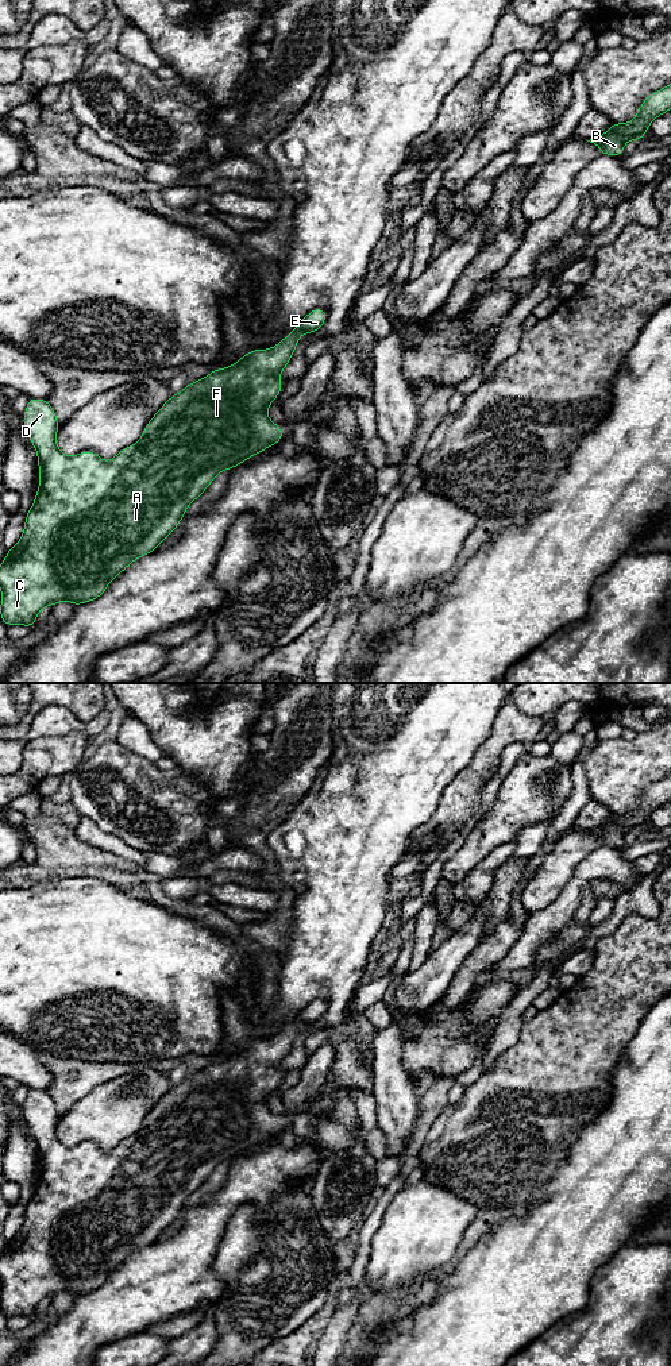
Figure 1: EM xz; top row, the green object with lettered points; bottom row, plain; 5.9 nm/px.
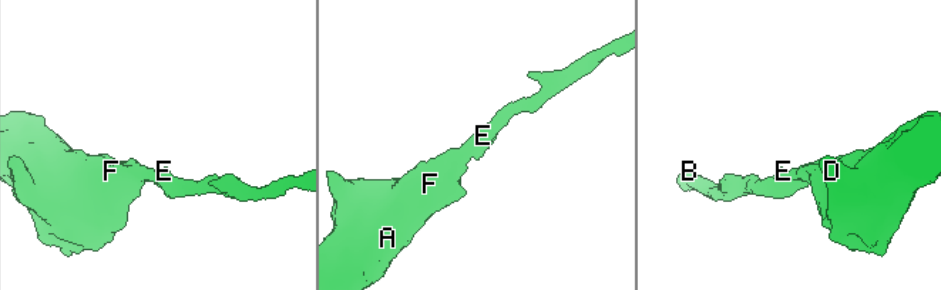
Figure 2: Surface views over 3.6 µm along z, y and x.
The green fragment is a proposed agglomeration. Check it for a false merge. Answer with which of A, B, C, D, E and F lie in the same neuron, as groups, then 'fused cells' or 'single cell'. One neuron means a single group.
groups A B C D E F; single cell

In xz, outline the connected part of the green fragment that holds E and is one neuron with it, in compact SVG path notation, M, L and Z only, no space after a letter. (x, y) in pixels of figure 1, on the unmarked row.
M311 1002L282 1033L273 1039L251 1041L238 1054L225 1060L213 1060L207 1068L186 1076L170 1089L146 1115L142 1128L132 1137L104 1153L95 1142L82 1142L68 1147L57 1138L59 1115L47 1091L28 1088L23 1105L24 1122L32 1134L39 1158L39 1177L35 1192L24 1211L19 1232L7 1242L0 1255L0 1311L7 1316L36 1315L38 1304L46 1297L66 1292L74 1297L92 1293L107 1282L111 1272L128 1255L146 1247L181 1215L188 1197L194 1193L225 1161L263 1143L284 1130L282 1119L274 1115L267 1099L281 1085L282 1061L289 1056L302 1024L317 1023L327 1011L327 1002Z

